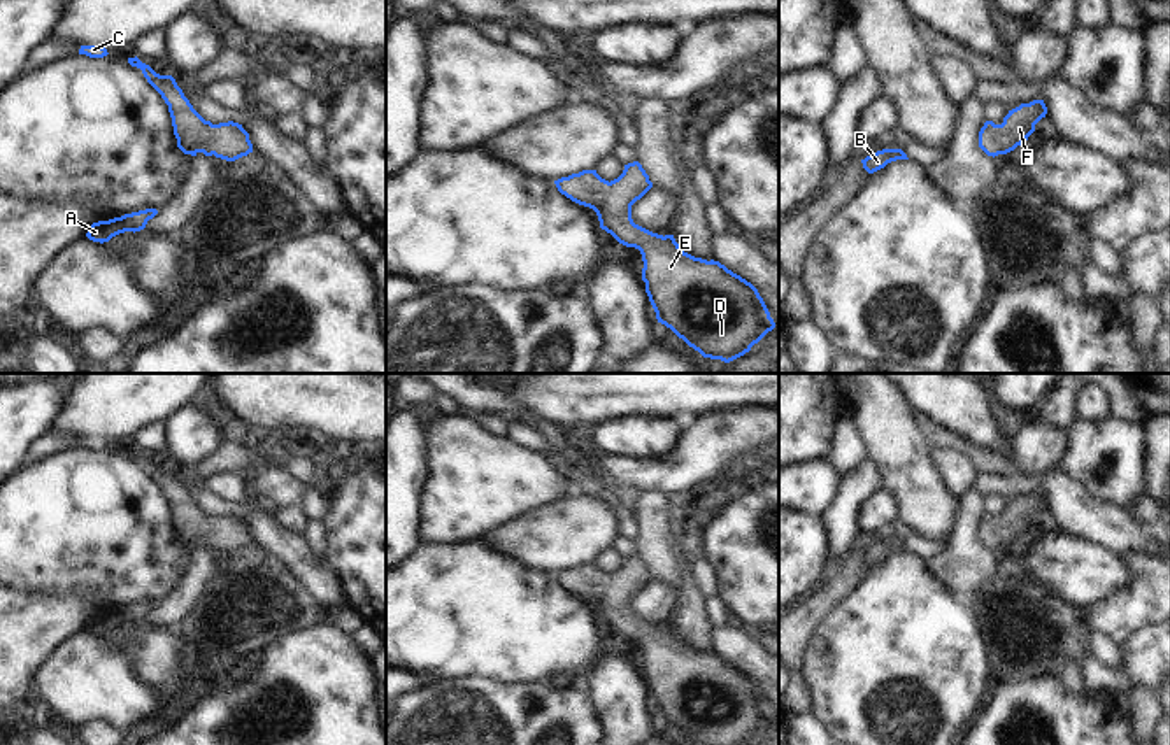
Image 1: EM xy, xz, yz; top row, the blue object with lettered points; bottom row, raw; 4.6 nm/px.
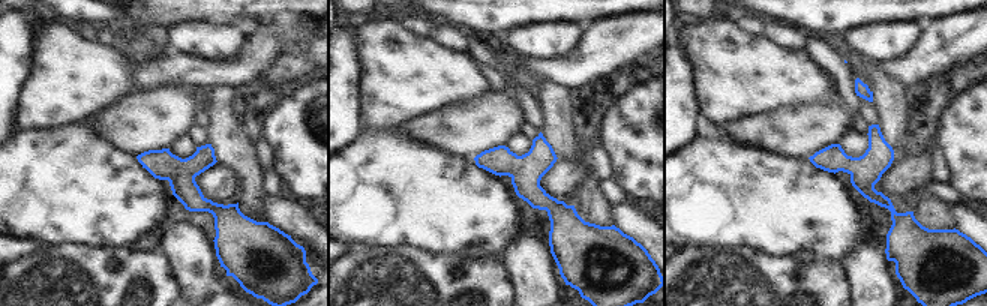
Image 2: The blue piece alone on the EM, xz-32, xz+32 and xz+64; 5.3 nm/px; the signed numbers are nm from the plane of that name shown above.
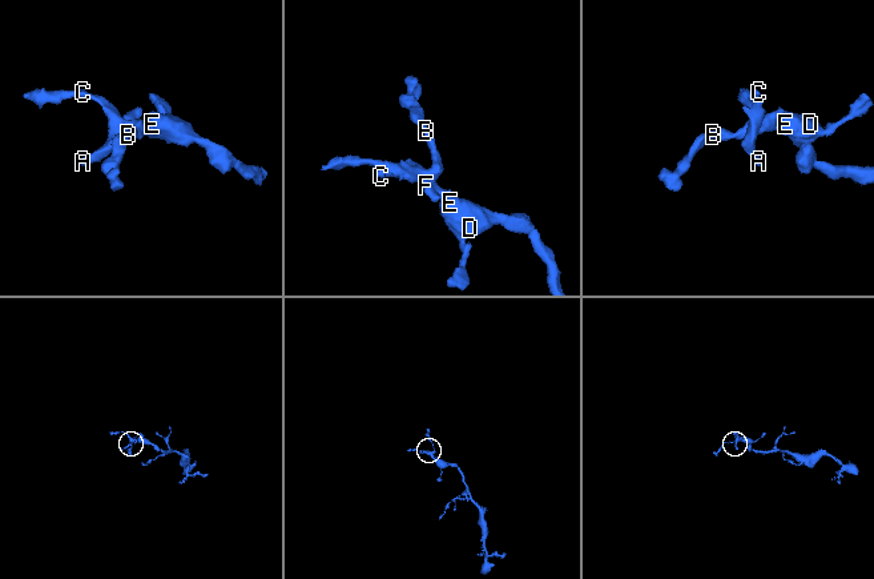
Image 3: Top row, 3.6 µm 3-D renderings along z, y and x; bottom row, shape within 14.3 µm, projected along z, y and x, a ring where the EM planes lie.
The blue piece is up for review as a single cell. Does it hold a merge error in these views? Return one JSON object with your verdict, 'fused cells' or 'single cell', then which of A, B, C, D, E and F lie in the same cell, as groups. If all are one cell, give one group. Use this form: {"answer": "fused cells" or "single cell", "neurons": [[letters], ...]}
{"answer": "single cell", "neurons": [["A", "B", "C", "D", "E", "F"]]}

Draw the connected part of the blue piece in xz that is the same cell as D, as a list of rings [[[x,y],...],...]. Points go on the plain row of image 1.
[[[639,554],[614,573],[582,563],[554,573],[572,594],[596,605],[600,621],[642,647],[642,673],[658,715],[698,745],[749,745],[775,720],[758,682],[719,654],[684,645],[674,628],[653,626],[631,612],[631,598],[653,575]]]

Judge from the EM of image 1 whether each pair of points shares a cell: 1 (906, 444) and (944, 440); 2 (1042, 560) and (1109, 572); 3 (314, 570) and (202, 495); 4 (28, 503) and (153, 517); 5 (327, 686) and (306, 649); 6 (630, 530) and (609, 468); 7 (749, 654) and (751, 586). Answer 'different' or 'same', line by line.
1: different
2: same
3: same
4: same
5: same
6: different
7: different

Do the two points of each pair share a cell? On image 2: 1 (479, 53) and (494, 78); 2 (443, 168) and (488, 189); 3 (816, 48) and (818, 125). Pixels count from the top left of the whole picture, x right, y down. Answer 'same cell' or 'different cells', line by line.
1: different cells
2: same cell
3: different cells

